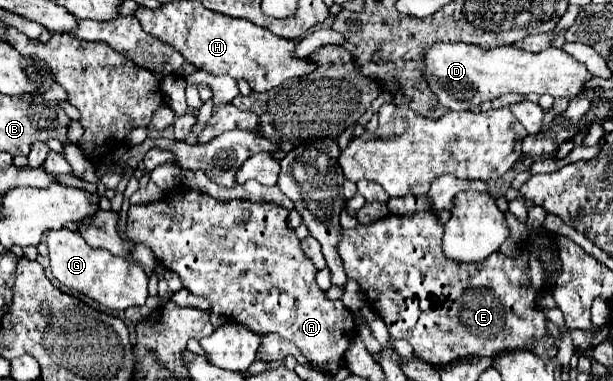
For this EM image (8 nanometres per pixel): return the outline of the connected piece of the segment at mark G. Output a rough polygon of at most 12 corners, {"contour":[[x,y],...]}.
{"contour":[[49,231],[51,273],[113,311],[145,305],[137,263]]}

